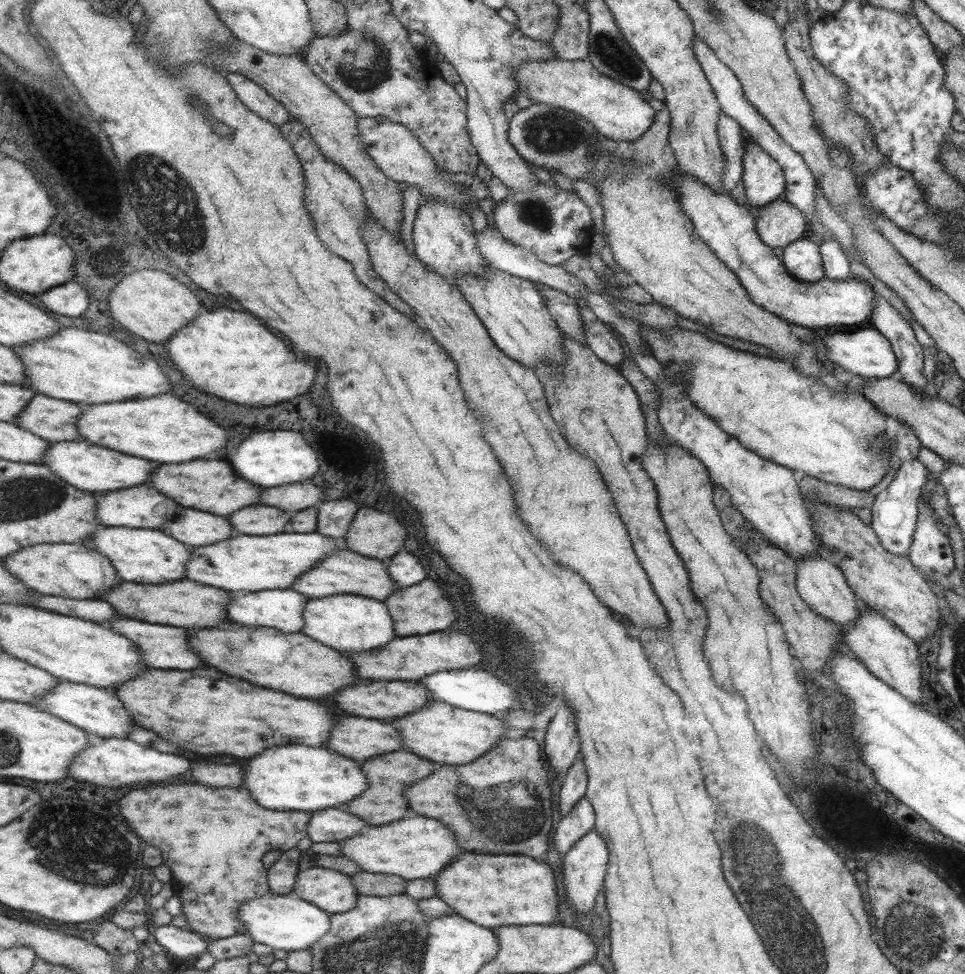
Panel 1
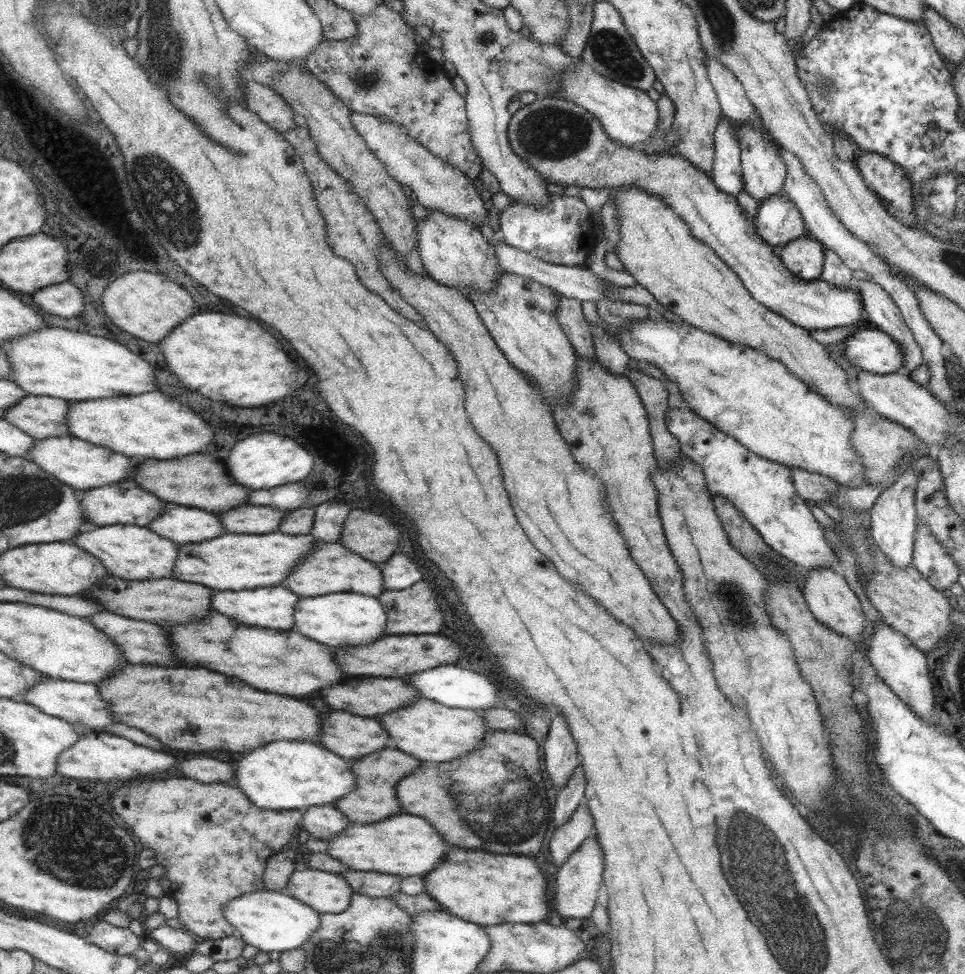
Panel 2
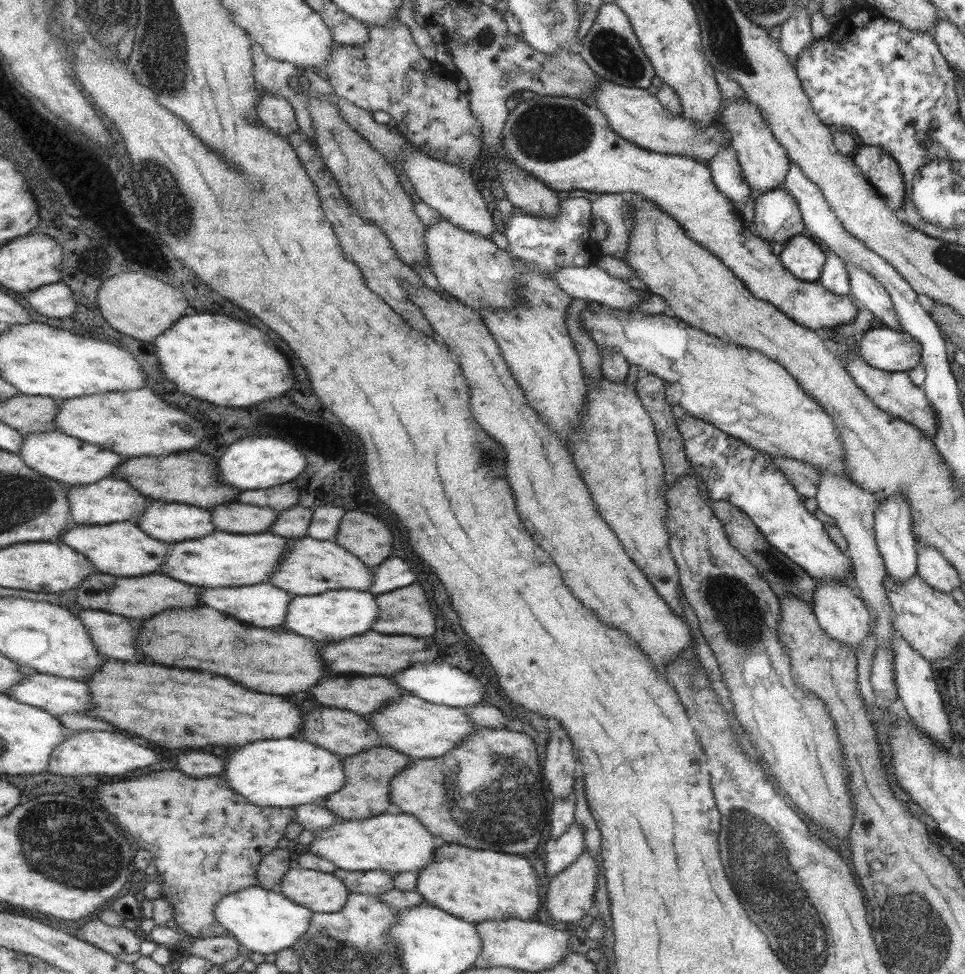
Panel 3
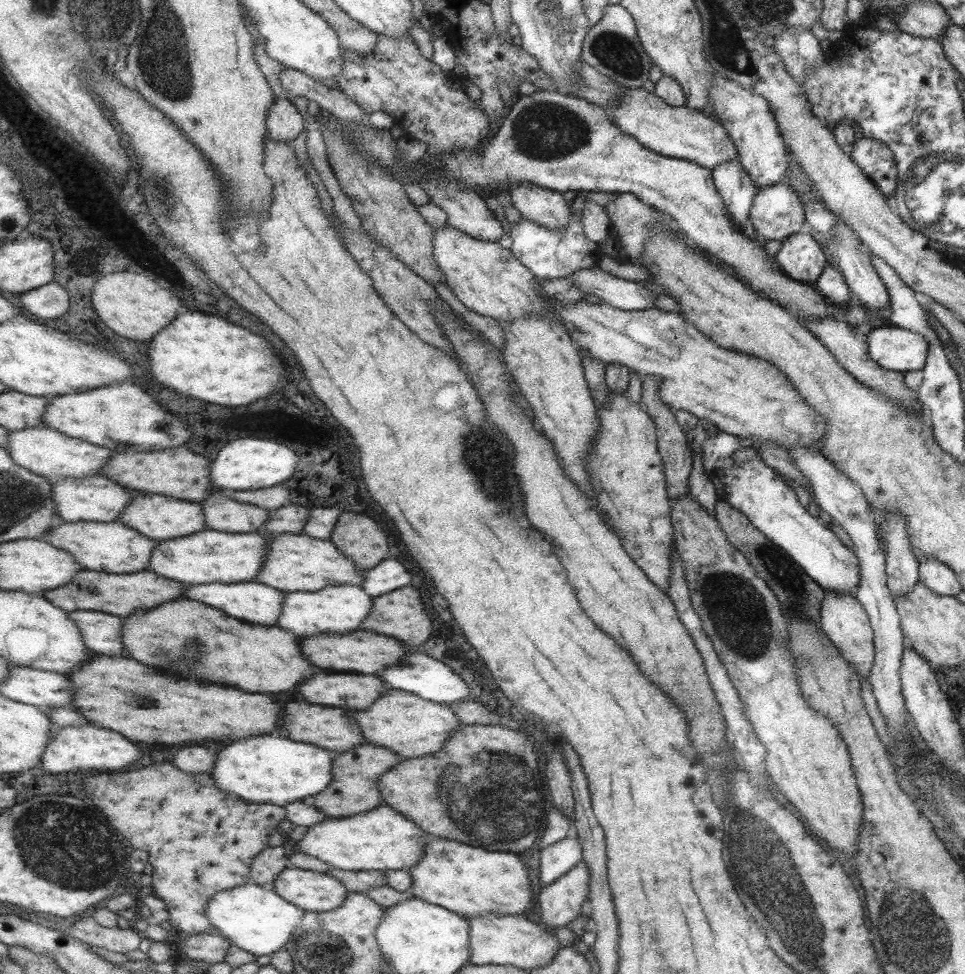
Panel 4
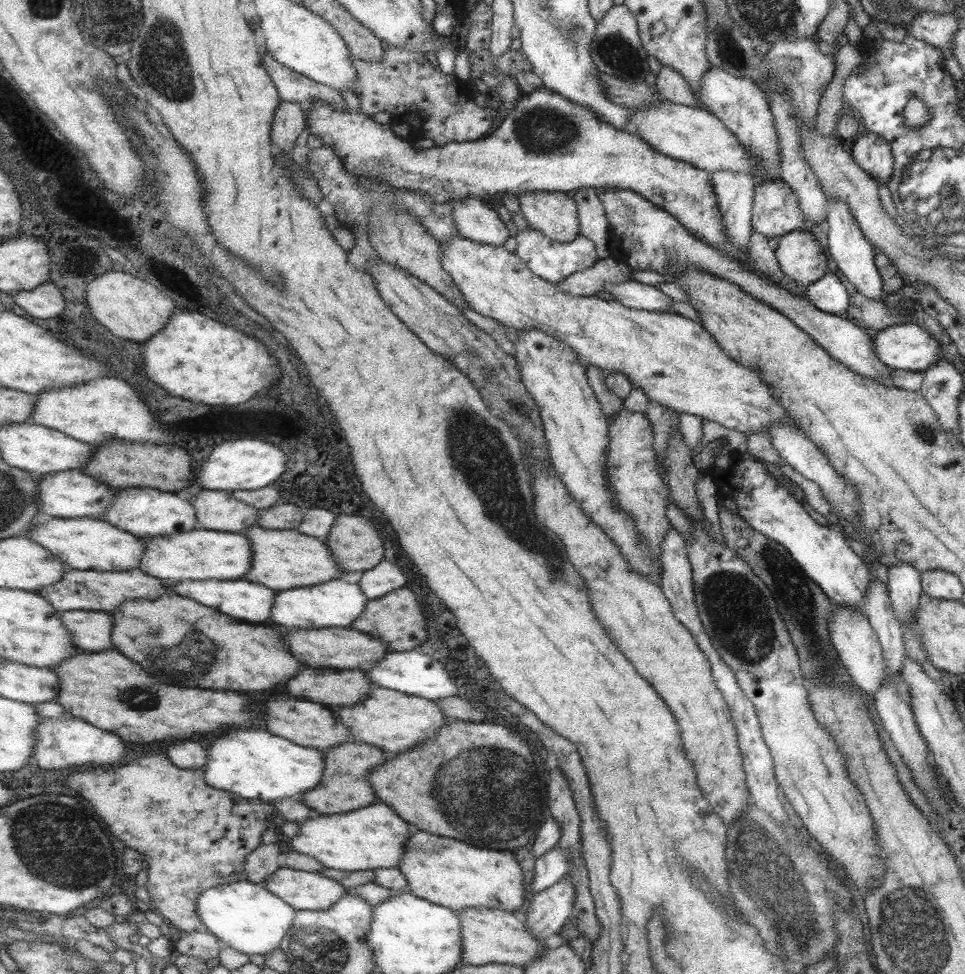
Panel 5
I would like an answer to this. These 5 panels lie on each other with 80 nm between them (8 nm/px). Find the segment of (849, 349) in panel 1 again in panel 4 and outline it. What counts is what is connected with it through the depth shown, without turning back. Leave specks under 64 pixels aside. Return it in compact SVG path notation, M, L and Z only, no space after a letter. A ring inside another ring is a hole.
M893 325L870 330L864 337L867 357L881 368L905 373L924 367L929 344L920 334Z

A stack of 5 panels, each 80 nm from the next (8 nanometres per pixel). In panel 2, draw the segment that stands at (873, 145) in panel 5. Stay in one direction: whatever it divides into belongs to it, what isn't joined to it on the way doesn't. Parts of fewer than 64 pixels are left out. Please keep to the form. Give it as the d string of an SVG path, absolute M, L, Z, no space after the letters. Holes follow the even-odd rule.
M873 151L860 153L853 162L884 208L901 224L911 226L916 219L915 197L904 169Z

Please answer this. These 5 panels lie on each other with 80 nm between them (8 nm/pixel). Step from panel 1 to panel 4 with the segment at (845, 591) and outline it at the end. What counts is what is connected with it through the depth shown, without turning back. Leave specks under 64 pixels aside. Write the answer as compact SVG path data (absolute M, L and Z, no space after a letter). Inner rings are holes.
M824 591L823 602L820 604L820 623L818 627L828 639L839 649L841 656L849 661L857 674L865 678L871 671L875 658L871 621L864 611L863 605L853 595Z

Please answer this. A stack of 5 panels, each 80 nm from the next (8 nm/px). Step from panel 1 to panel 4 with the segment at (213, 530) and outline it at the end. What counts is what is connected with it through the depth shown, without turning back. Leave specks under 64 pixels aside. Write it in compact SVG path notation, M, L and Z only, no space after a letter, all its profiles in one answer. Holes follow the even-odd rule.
M133 489L130 491L134 494L134 499L120 515L119 522L137 529L143 536L148 536L157 542L189 536L203 532L207 528L201 504L193 504L193 501L179 500L169 496L159 496L155 492L138 492Z

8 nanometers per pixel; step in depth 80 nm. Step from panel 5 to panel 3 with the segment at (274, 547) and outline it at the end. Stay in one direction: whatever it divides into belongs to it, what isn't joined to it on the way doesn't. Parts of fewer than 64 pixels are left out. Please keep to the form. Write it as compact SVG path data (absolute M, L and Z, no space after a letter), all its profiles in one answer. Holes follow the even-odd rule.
M311 536L293 538L286 556L282 556L279 571L269 583L285 589L293 596L315 596L329 590L359 589L370 592L376 582L374 568L365 564L355 553L349 552L336 540L319 540Z

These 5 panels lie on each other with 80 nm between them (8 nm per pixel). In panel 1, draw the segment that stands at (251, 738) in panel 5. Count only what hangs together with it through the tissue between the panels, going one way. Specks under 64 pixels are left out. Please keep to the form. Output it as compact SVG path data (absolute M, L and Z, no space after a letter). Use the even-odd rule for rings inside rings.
M297 744L297 746L281 746L281 748L266 750L261 756L253 758L249 762L243 786L251 792L253 800L265 808L276 811L313 813L326 808L335 808L335 806L345 806L349 802L359 799L369 789L369 780L367 780L367 776L365 778L363 776L361 764L357 764L355 760L349 760L348 757L343 757L329 748L309 748L303 744Z

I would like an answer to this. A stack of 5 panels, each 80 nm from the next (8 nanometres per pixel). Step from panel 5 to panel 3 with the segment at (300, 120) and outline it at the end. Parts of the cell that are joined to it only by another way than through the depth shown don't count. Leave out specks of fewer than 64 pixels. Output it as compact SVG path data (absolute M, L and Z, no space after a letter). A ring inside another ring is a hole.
M263 90L260 96L258 118L273 132L288 137L299 130L299 124L295 120L295 108L287 97L276 95Z

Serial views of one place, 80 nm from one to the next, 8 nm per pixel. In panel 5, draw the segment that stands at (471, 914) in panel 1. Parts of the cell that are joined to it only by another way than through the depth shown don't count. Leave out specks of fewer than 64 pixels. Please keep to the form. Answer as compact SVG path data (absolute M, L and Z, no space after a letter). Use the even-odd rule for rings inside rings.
M416 829L408 843L408 852L406 852L399 868L408 878L409 891L414 896L419 896L425 901L431 901L432 904L444 905L456 913L477 907L501 911L519 910L521 904L525 902L523 872L509 852L483 850L483 848L465 844L465 841L444 838Z

